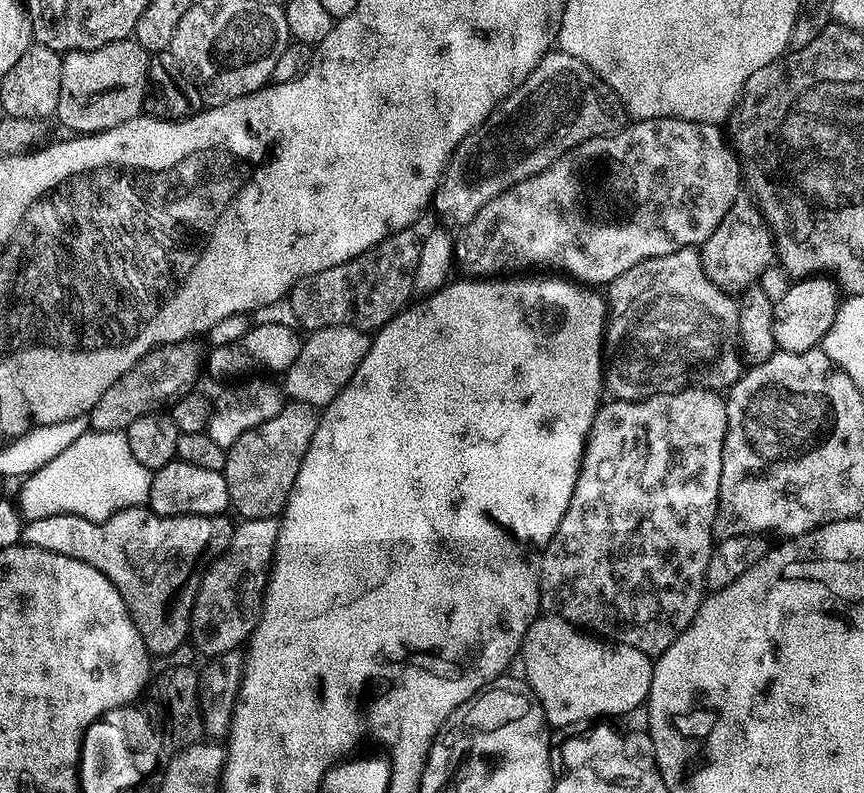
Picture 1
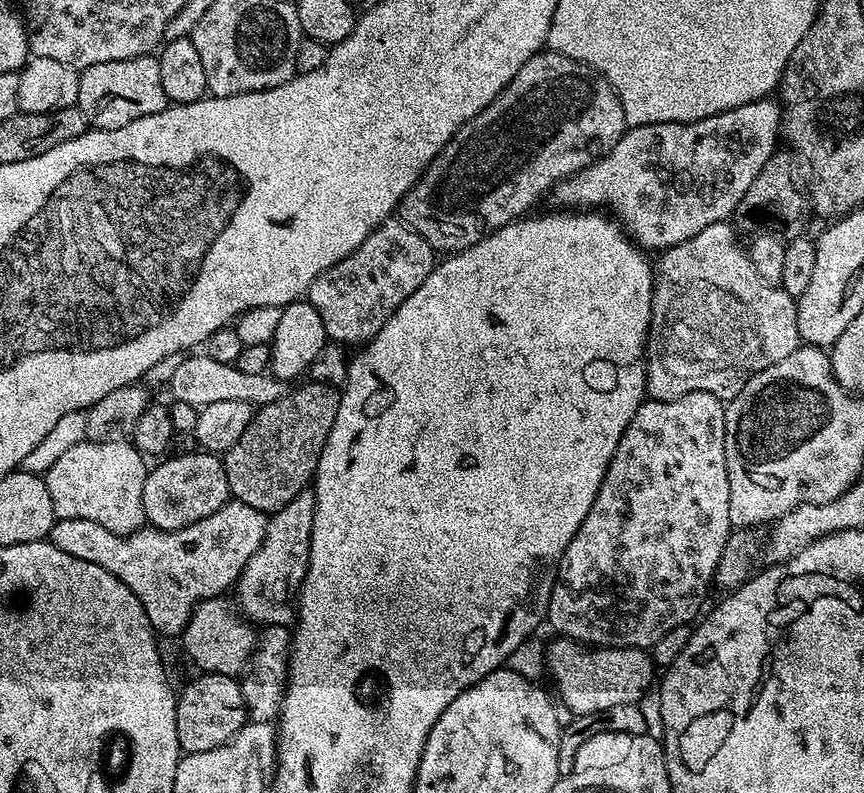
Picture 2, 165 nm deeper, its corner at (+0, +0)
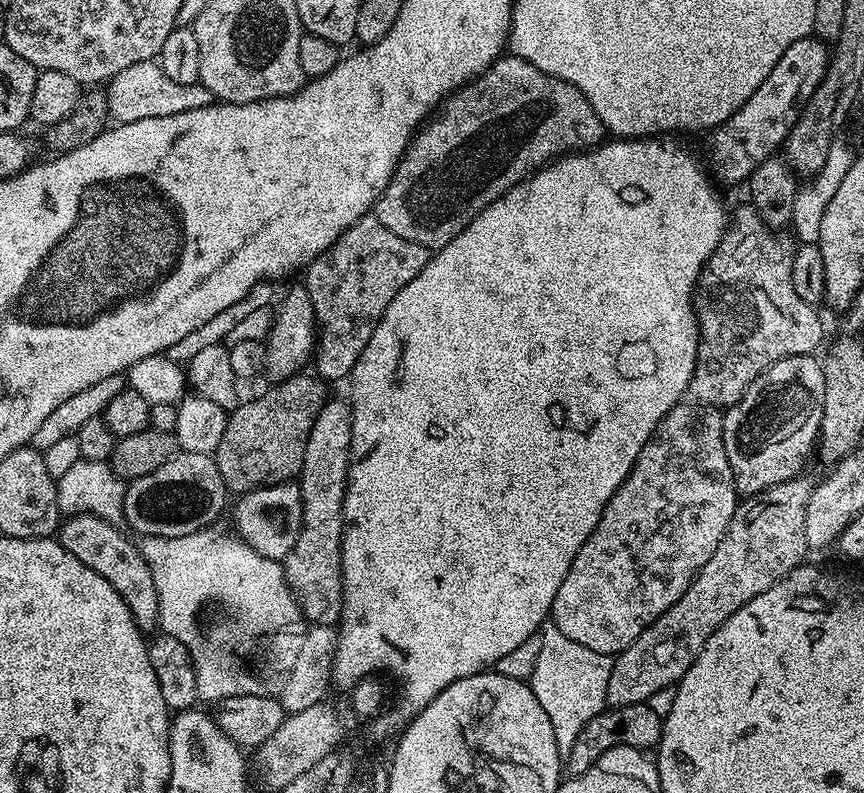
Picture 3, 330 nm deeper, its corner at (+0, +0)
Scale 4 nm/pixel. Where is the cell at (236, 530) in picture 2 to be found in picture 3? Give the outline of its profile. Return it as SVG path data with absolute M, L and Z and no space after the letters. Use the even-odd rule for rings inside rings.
M296 482L275 484L243 493L236 504L232 520L236 523L235 535L239 536L262 558L284 561L298 542L298 530L302 526L302 494Z

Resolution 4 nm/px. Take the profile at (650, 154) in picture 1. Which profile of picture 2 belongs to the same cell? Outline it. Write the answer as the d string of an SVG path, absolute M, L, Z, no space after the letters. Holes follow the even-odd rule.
M765 98L755 100L746 106L738 106L734 110L726 110L722 114L714 114L710 118L695 120L689 124L638 124L627 129L622 139L610 149L602 158L598 158L590 166L578 170L573 176L566 176L554 188L557 205L568 210L607 210L622 225L625 232L632 237L641 249L656 248L663 250L673 248L706 230L706 226L725 223L735 213L738 202L742 202L742 194L750 190L750 182L758 178L758 170L766 166L766 162L777 151L778 133L780 132L780 105L775 99Z

